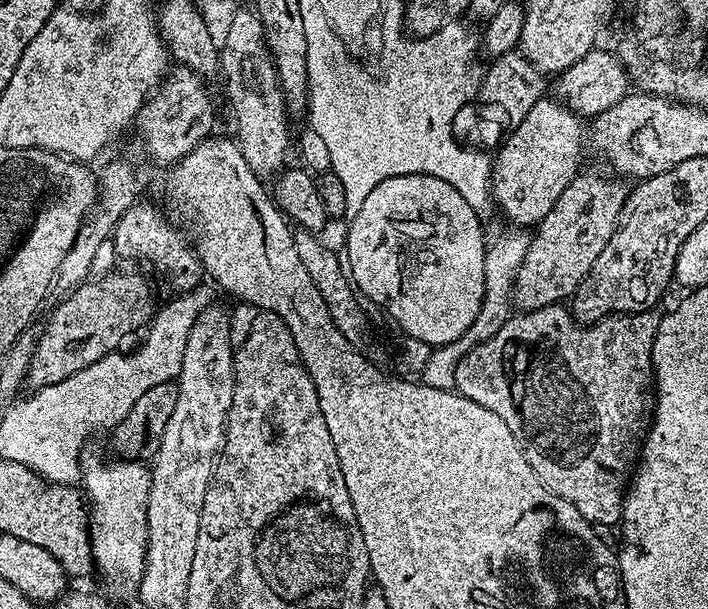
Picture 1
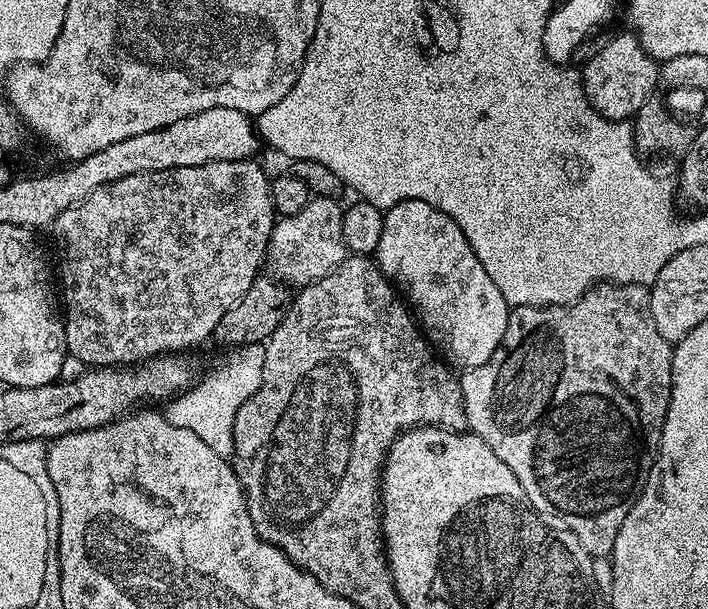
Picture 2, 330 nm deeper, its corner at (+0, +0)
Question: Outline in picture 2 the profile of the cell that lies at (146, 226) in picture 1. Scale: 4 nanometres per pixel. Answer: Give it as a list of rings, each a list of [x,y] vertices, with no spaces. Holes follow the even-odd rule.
[[[255,159],[219,160],[206,162],[202,166],[130,174],[130,178],[118,178],[118,182],[110,182],[94,190],[81,204],[70,210],[62,210],[62,214],[58,214],[56,221],[50,225],[50,233],[52,232],[53,238],[56,239],[56,252],[60,255],[60,284],[64,287],[62,319],[68,355],[80,359],[85,366],[92,368],[136,366],[156,356],[187,353],[187,348],[192,348],[211,337],[214,326],[222,322],[226,310],[234,310],[234,306],[242,302],[246,290],[250,290],[256,277],[261,275],[266,264],[272,226],[278,219],[272,206],[270,176],[267,176],[256,163]]]

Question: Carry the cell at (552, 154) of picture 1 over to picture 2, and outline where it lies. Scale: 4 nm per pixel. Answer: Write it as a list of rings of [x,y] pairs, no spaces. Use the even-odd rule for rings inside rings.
[[[625,30],[621,36],[612,36],[582,66],[582,79],[584,81],[584,96],[592,104],[598,114],[608,120],[631,121],[638,110],[648,100],[653,99],[652,92],[661,83],[660,69],[657,61],[640,45],[640,40],[631,31]]]

